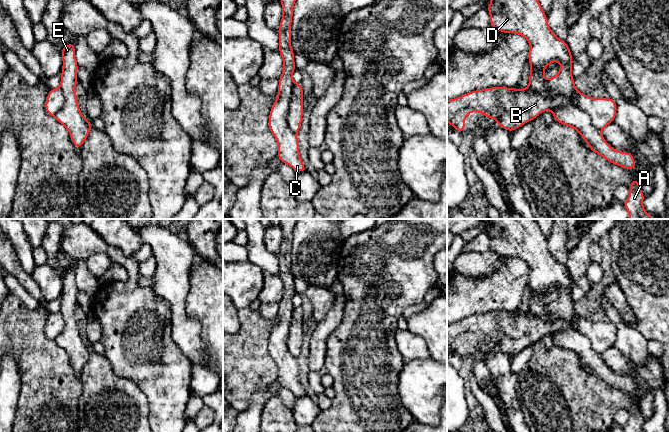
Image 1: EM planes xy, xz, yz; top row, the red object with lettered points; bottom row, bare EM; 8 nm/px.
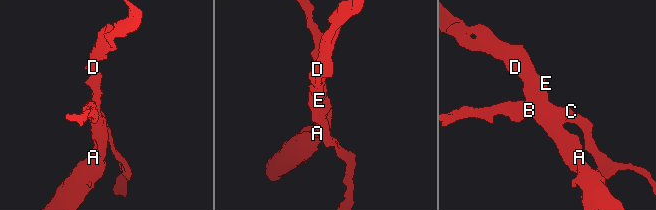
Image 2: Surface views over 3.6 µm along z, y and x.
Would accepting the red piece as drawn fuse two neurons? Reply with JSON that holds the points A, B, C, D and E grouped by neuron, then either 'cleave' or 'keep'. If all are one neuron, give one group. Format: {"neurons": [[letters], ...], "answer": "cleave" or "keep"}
{"neurons": [["A", "D", "E"], ["B", "C"]], "answer": "cleave"}

